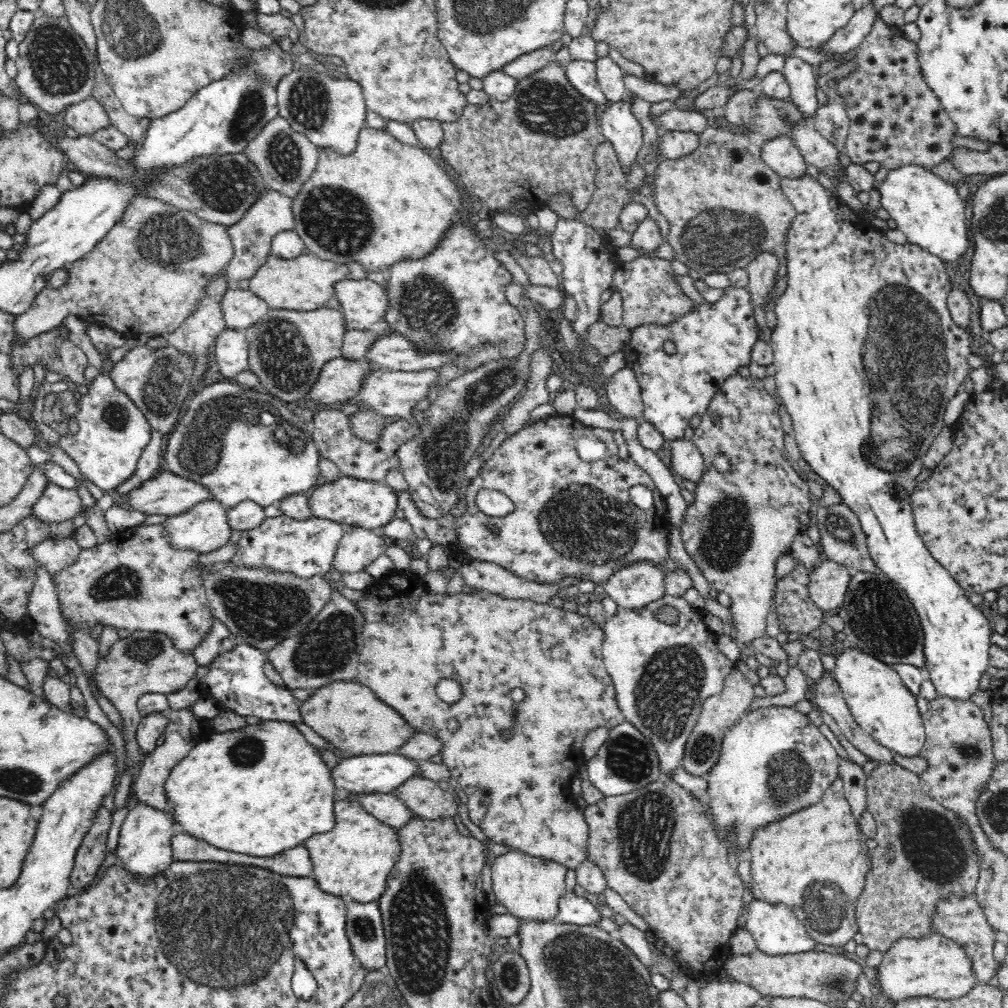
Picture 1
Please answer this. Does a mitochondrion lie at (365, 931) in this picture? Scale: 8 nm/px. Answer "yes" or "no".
yes

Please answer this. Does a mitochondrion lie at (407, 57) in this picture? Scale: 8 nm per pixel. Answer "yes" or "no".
no

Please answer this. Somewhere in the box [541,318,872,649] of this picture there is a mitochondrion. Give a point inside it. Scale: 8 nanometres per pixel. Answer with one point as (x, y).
(725, 531)

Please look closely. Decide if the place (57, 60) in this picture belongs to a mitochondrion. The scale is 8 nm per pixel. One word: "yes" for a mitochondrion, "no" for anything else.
yes

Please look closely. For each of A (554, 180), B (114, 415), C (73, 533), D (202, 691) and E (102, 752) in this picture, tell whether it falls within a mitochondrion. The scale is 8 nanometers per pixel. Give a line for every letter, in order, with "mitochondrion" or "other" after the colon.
A: other
B: mitochondrion
C: other
D: other
E: other

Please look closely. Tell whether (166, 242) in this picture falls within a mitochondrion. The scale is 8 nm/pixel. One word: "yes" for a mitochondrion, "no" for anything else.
yes

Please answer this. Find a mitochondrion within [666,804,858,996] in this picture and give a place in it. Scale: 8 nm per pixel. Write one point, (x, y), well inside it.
(823, 902)

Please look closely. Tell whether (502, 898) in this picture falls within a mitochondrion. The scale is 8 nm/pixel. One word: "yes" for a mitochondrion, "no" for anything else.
no

